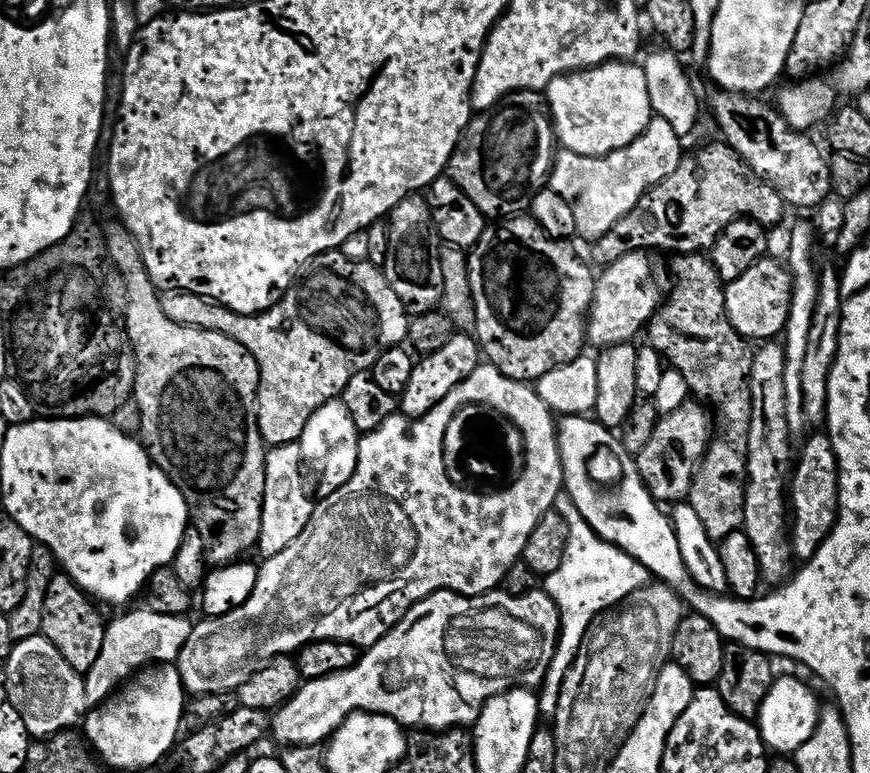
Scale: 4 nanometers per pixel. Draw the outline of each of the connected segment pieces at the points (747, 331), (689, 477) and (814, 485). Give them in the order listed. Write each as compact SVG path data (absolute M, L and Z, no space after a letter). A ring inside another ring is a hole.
M773 258L758 261L742 278L726 285L726 314L738 330L738 334L749 342L772 342L783 333L786 322L790 318L790 302L792 301L792 273L783 263Z
M691 403L673 410L672 416L676 420L661 419L660 425L650 437L650 442L646 442L646 450L642 450L640 455L635 457L636 469L640 472L646 490L664 506L687 501L696 470L714 435L714 420L709 409L703 403ZM680 420L684 420L684 424Z
M815 434L809 435L803 441L802 447L804 449L801 452L799 449L798 459L794 464L794 471L790 476L790 539L793 557L797 561L807 562L814 558L814 554L818 554L822 542L826 542L826 538L836 521L836 509L840 507L838 502L838 478L840 477L840 471L836 465L834 446L826 434L820 434L820 436L815 436Z

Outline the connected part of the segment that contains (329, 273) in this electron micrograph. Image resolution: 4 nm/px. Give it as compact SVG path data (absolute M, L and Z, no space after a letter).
M337 250L335 252L323 252L321 256L315 256L315 258L308 261L306 271L293 284L291 290L270 310L260 312L256 316L243 316L226 306L222 306L217 300L207 300L205 296L190 294L189 292L168 290L160 297L162 310L166 310L166 315L169 318L174 318L174 322L189 324L191 328L221 332L238 342L242 342L242 346L246 346L246 350L250 350L250 354L254 354L254 358L258 362L258 370L260 371L260 393L256 399L258 426L260 427L260 433L265 445L272 448L281 448L284 444L299 442L306 430L306 422L310 422L310 418L319 408L326 406L334 399L343 397L346 386L350 386L350 378L354 378L354 374L368 372L374 366L374 362L378 362L378 358L382 358L382 354L386 350L401 347L409 339L410 313L404 308L404 303L398 298L398 294L394 294L390 282L386 282L383 271L377 265L368 263L367 259L351 260L350 257L343 256L344 254L343 251Z

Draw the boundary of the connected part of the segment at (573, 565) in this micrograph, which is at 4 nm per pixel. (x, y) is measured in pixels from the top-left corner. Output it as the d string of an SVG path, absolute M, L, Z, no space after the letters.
M567 494L557 498L554 511L566 518L568 545L566 558L562 558L562 566L554 574L547 576L542 584L543 591L548 593L548 597L560 611L560 637L556 640L554 656L538 692L540 711L548 718L552 718L556 713L562 684L578 658L588 627L607 608L620 604L634 590L645 588L650 582L648 569L643 568L633 556L626 554L621 548L615 548L613 544L603 540L590 526L590 522L582 518L578 506L574 506Z

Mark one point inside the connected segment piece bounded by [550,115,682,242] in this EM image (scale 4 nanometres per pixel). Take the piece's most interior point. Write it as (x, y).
(601, 190)

